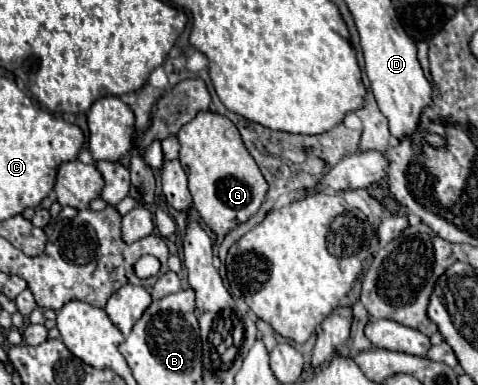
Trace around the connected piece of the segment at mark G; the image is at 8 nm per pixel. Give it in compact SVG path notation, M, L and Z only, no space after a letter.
M209 111L199 113L179 131L177 139L181 147L179 163L189 177L189 191L195 209L215 235L225 237L259 211L267 193L267 183L253 157L245 151L237 127L223 115Z

